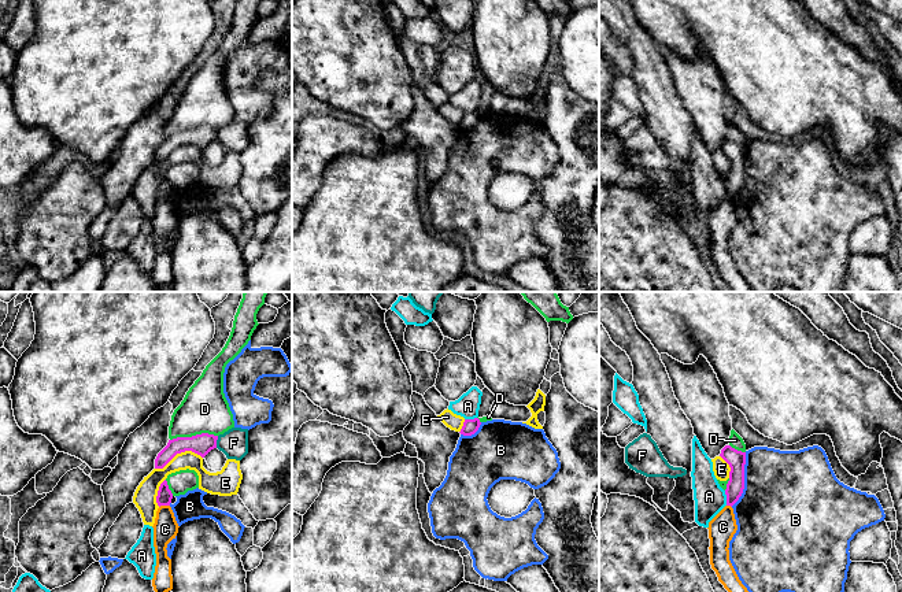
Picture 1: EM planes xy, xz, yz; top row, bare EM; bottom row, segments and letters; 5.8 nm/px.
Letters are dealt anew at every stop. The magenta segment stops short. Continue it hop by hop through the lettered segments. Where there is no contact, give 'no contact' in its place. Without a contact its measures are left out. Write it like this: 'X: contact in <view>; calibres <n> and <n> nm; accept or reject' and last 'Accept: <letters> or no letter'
A: contact in yz; calibres 110 and 180 nm; reject
B: contact in yz; calibres 110 and 480 nm; reject
C: contact in xy; calibres 90 and 140 nm; accept
D: contact in xy; calibres 120 and 280 nm; reject
E: contact in xy; calibres 120 and 120 nm; reject
F: contact in xy; calibres 120 and 160 nm; reject
Accept: C

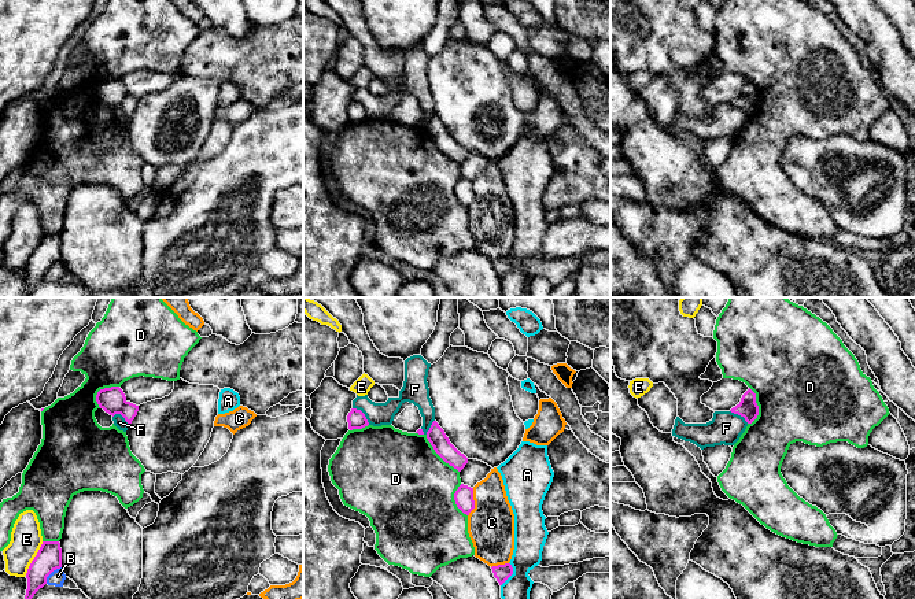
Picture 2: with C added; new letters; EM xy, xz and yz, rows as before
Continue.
A: contact in xz; calibres 100 and 190 nm; reject
B: contact in xy; calibres 150 and 90 nm; reject
C: contact in xz; calibres 110 and 280 nm; reject
D: contact in xz; calibres 110 and 500 nm; reject
E: contact in xy; calibres 150 and 180 nm; reject
F: contact in xz; calibres 110 and 140 nm; reject
Accept: no letter

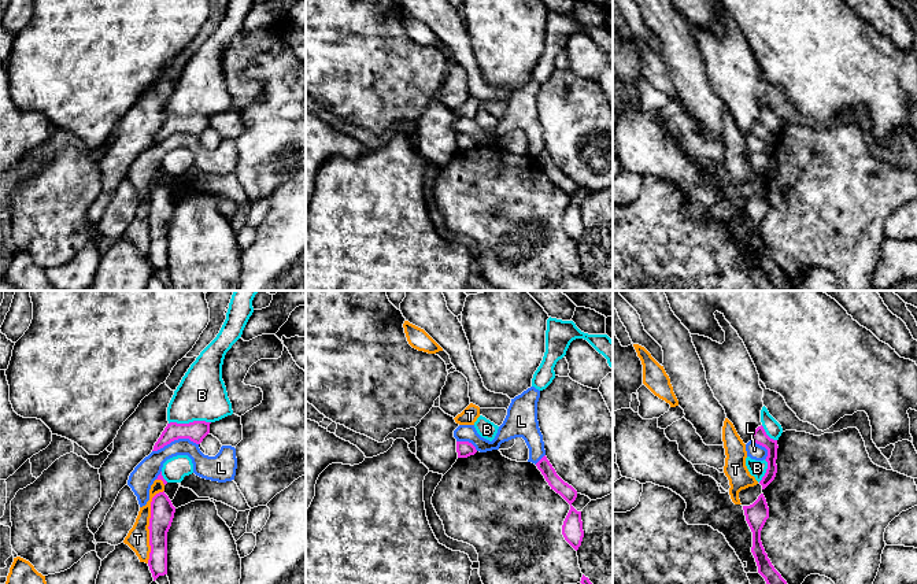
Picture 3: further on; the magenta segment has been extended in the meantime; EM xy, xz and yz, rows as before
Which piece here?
B: contact in xy; calibres 120 and 300 nm; reject
L: contact in xy; calibres 120 and 140 nm; reject
T: contact in xy; calibres 140 and 140 nm; reject
Accept: no letter

